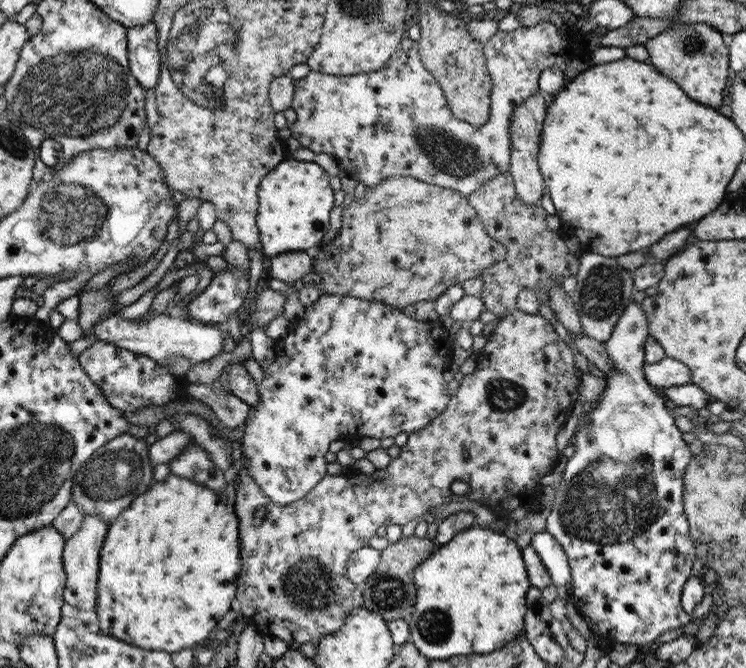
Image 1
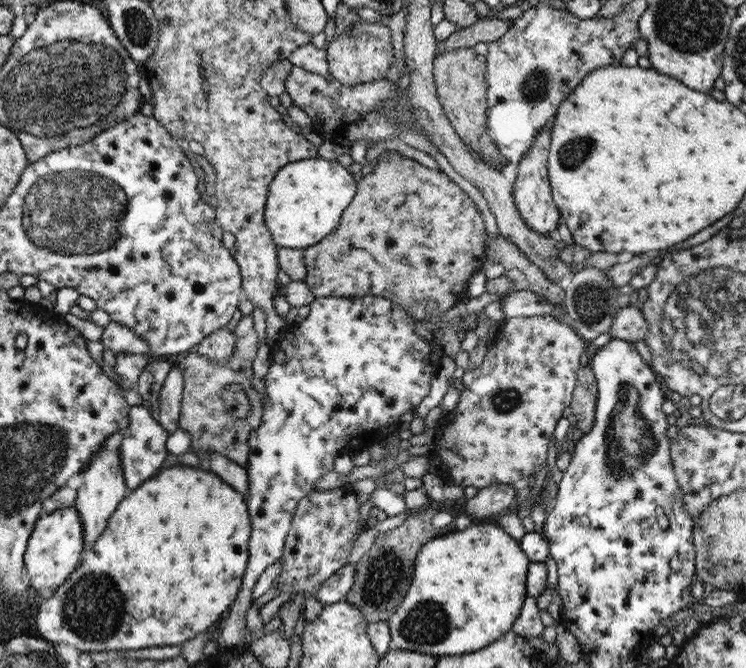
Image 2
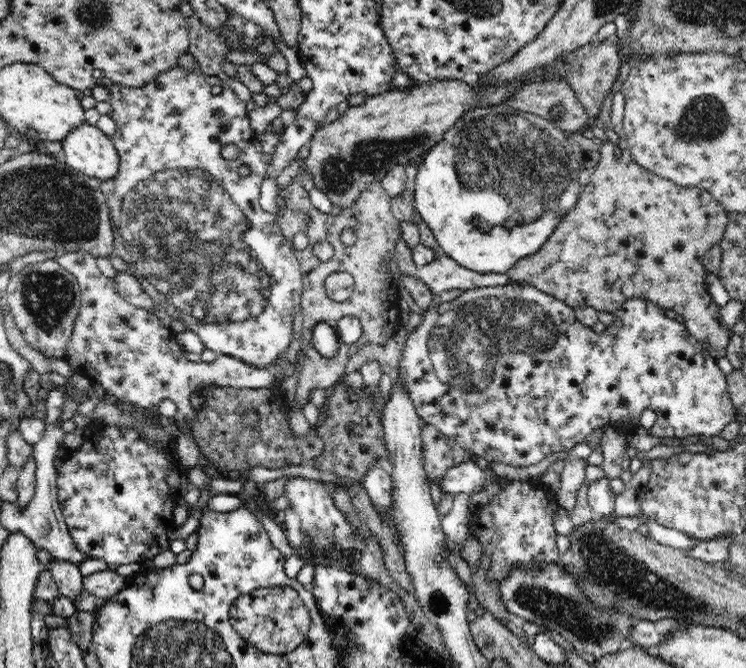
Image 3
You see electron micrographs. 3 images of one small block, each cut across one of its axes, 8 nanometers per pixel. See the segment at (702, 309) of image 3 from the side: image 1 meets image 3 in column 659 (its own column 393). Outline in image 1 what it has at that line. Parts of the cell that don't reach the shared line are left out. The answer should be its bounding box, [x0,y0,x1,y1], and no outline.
[313,177,507,309]

